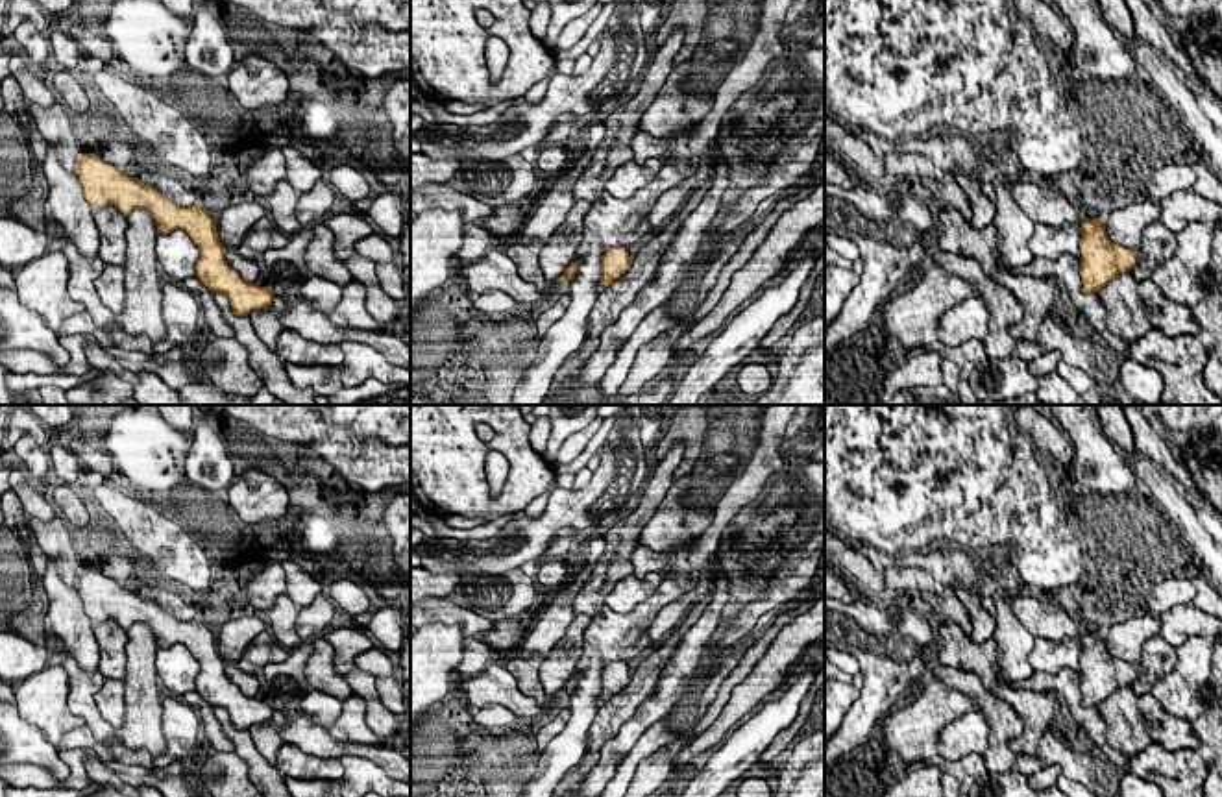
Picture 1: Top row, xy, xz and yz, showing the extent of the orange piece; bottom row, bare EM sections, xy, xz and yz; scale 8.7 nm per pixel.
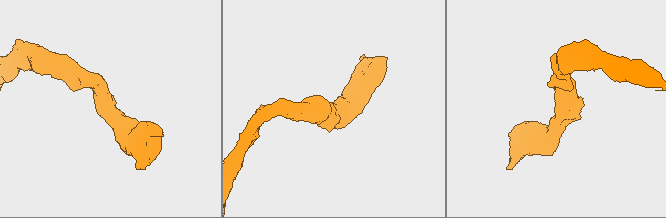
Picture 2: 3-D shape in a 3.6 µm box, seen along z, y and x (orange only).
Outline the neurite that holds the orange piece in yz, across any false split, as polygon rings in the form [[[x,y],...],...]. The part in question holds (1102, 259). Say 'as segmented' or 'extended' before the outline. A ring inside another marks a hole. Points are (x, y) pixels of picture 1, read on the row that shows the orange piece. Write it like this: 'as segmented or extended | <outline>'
as segmented | [[[1087,218],[1081,227],[1081,266],[1080,276],[1083,281],[1083,292],[1098,292],[1111,279],[1122,272],[1130,272],[1135,266],[1135,253],[1130,248],[1109,240],[1102,218]]]

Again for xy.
as segmented | [[[81,153],[74,172],[83,187],[89,205],[115,205],[124,216],[133,209],[148,209],[157,233],[185,231],[200,250],[194,266],[196,277],[213,292],[224,294],[235,316],[266,309],[274,301],[270,287],[257,287],[240,277],[226,261],[226,248],[218,239],[216,224],[200,205],[179,207],[152,185],[126,176],[120,166],[105,163],[96,153]]]

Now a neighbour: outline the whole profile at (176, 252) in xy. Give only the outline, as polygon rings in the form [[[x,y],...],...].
[[[181,229],[170,233],[159,233],[155,240],[155,255],[161,268],[172,283],[183,283],[189,277],[196,277],[196,263],[200,250],[194,240]]]

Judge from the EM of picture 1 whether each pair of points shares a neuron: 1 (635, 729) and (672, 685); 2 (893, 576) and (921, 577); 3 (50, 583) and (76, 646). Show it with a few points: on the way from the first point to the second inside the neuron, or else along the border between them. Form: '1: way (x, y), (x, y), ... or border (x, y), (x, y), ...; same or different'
1: way (644, 718), (666, 696); same
2: way (901, 577), (914, 577); same
3: way (61, 598), (74, 631); same

